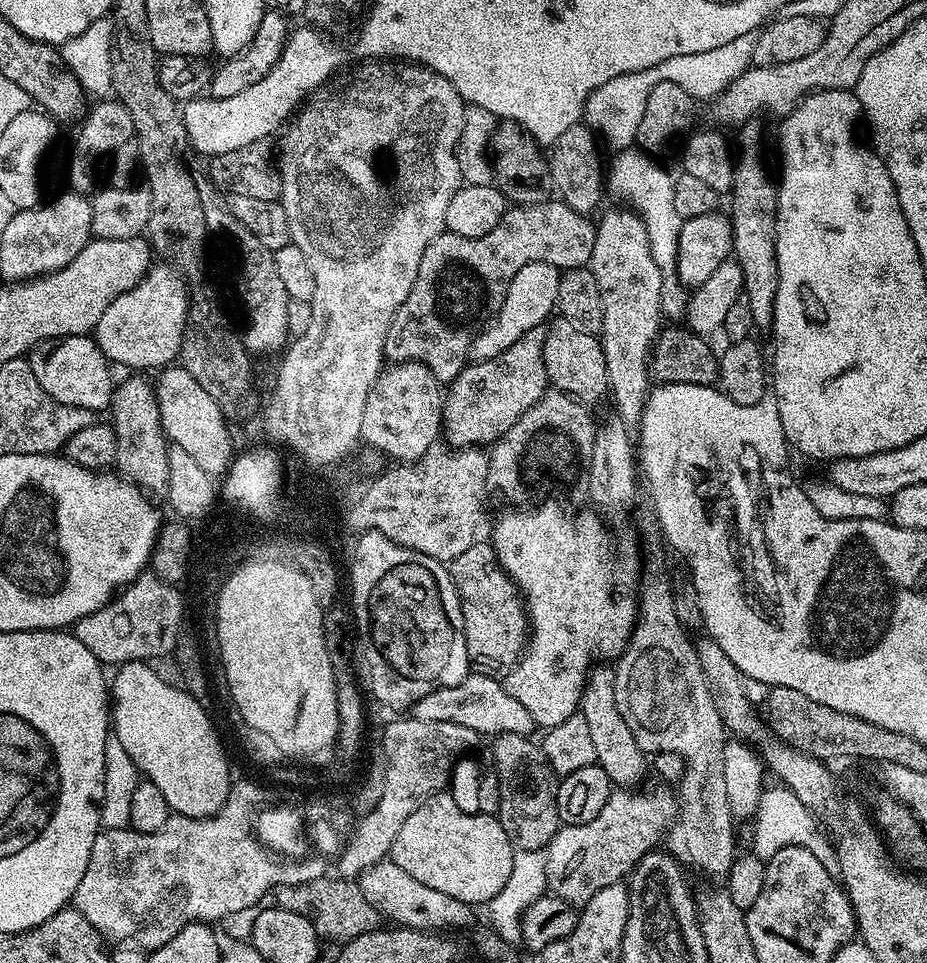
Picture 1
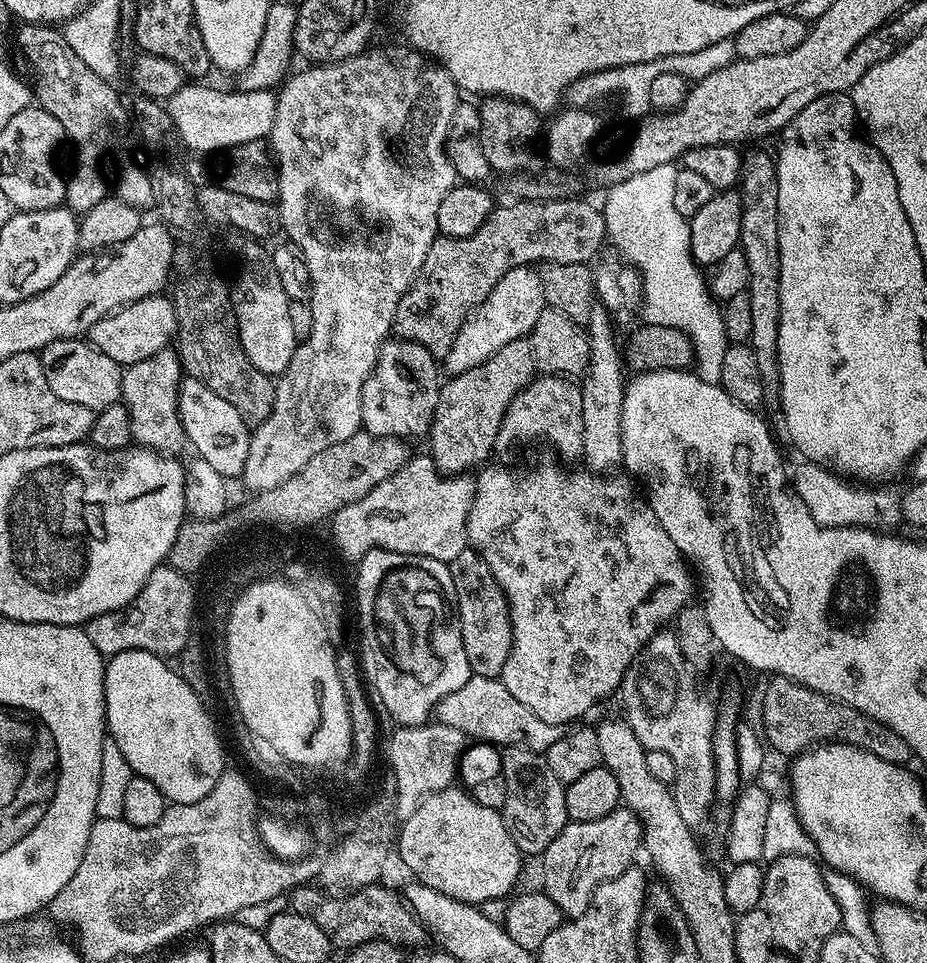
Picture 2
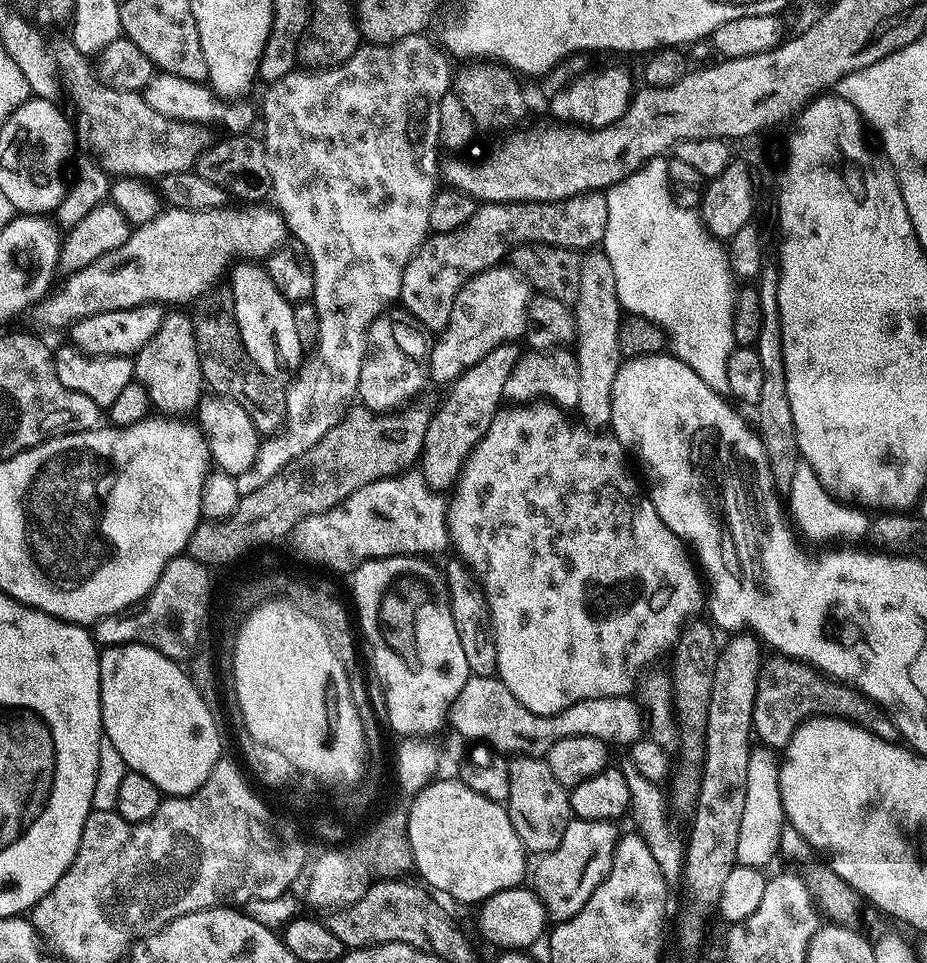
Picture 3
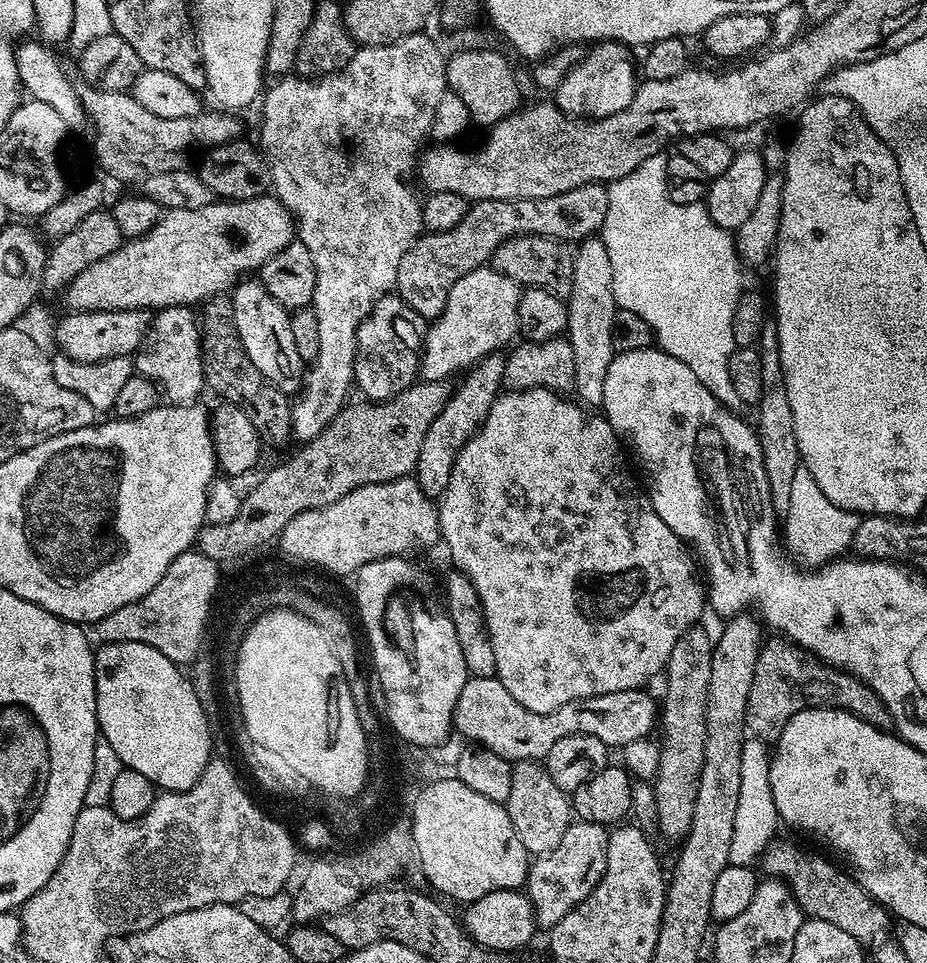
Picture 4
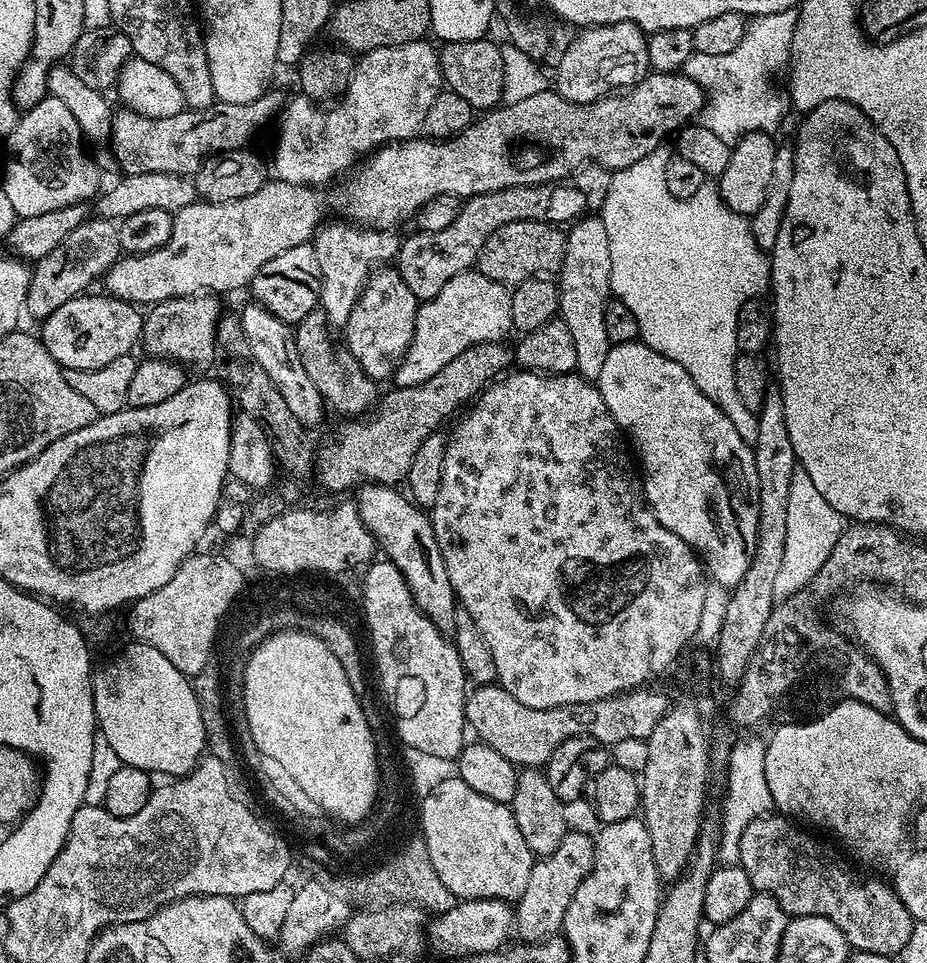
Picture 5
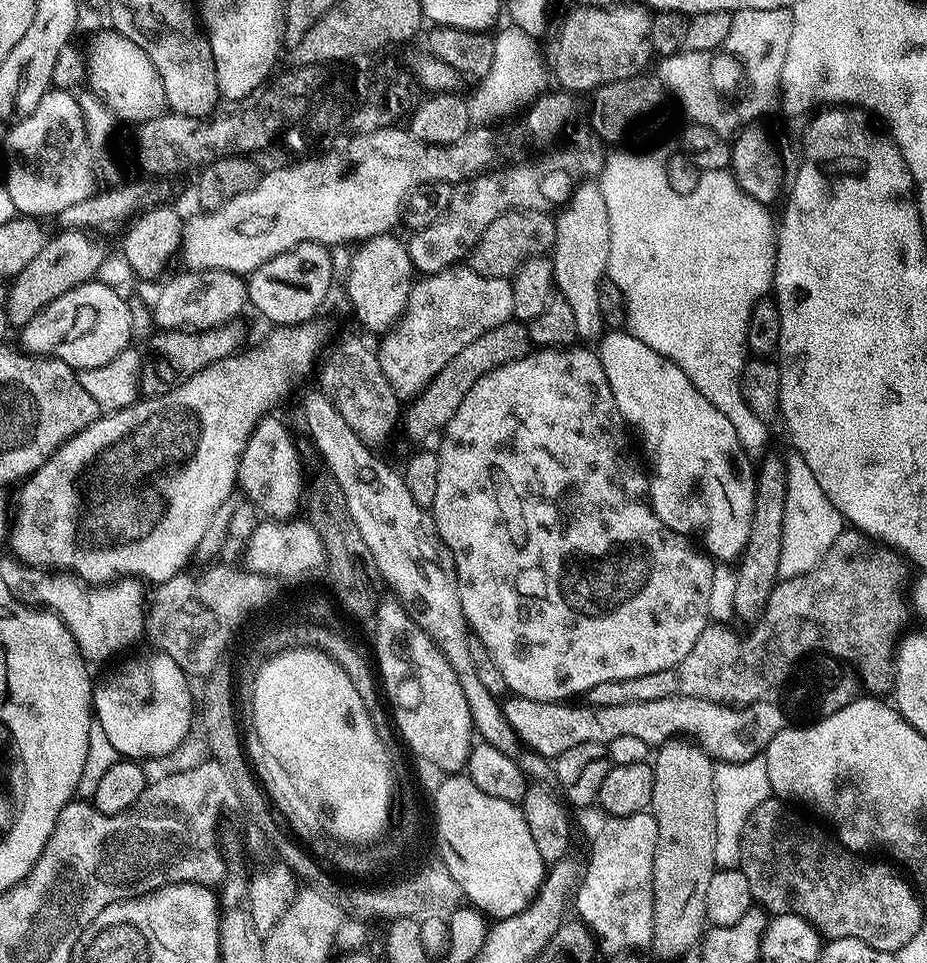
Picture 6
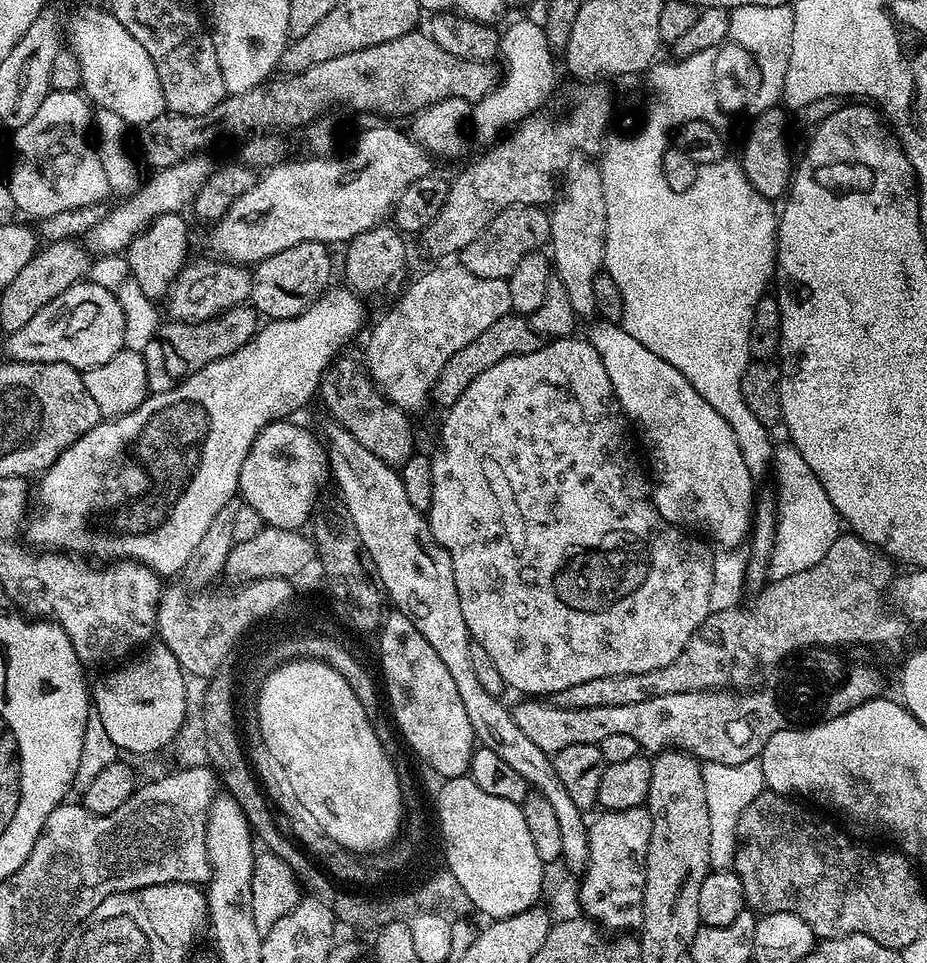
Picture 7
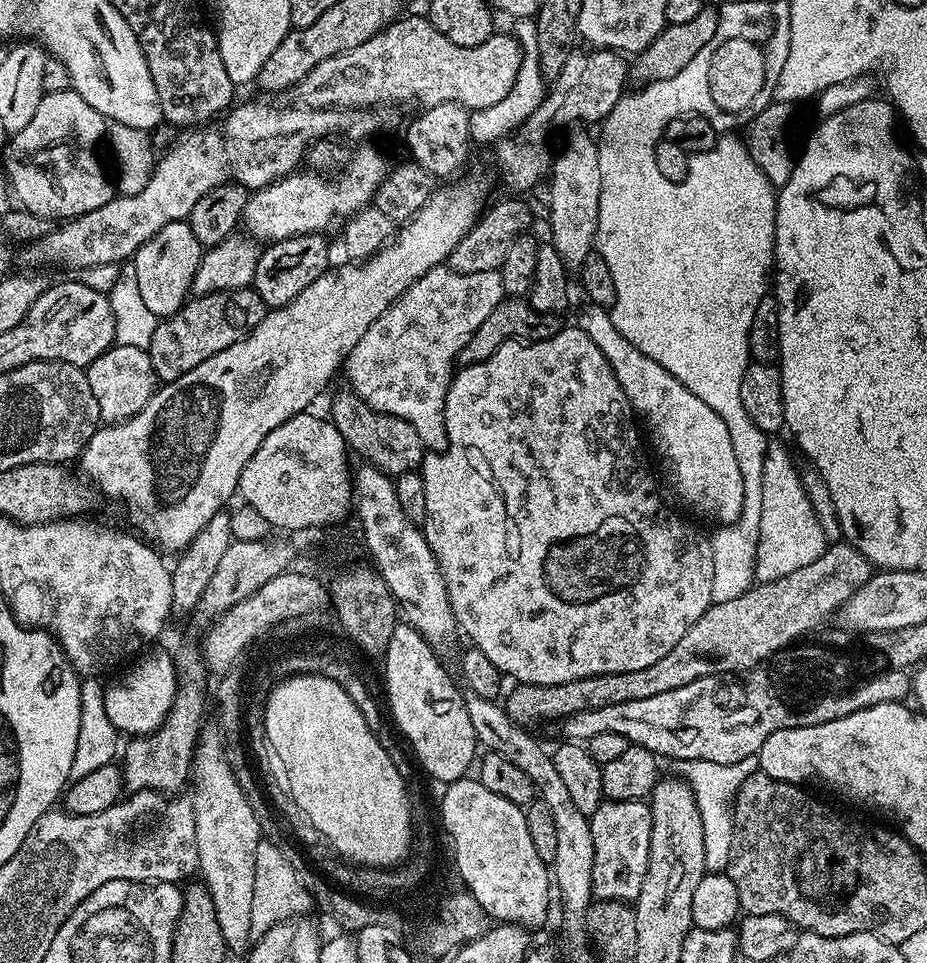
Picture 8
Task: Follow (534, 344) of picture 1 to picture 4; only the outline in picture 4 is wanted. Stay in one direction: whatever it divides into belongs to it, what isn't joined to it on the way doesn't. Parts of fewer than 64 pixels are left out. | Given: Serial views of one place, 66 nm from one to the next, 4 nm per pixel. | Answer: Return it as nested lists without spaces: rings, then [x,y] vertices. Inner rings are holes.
[[[493,354],[484,357],[463,377],[464,381],[455,387],[448,397],[446,406],[430,422],[430,430],[426,430],[426,438],[422,438],[422,450],[418,454],[414,478],[420,483],[420,489],[428,496],[440,498],[450,482],[451,471],[454,470],[455,460],[459,452],[475,433],[486,422],[491,406],[502,392],[504,384],[505,357]]]

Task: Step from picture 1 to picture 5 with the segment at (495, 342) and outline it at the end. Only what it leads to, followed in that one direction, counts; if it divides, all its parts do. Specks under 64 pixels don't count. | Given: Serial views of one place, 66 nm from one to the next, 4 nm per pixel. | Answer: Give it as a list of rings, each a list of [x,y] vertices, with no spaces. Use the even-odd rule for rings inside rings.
[[[469,270],[450,278],[438,290],[436,297],[423,301],[417,307],[412,341],[394,368],[395,387],[418,386],[426,382],[426,378],[434,378],[434,374],[438,374],[446,362],[454,362],[462,350],[475,344],[503,341],[504,335],[513,331],[511,305],[511,291],[480,272]]]

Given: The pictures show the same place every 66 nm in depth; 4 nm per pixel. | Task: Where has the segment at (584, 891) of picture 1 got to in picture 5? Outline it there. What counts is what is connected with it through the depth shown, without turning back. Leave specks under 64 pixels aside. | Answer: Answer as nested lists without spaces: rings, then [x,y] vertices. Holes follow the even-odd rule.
[[[569,830],[558,842],[558,850],[549,856],[541,856],[530,870],[530,882],[514,904],[514,928],[519,939],[526,944],[539,944],[561,931],[566,918],[566,906],[574,898],[578,886],[590,874],[594,866],[594,840],[584,832]]]

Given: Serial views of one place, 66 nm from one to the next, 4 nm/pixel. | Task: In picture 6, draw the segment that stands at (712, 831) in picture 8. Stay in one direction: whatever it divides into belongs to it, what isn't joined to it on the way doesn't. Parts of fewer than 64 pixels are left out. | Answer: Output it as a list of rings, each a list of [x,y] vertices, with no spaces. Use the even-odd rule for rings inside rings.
[[[762,754],[740,763],[720,762],[714,766],[715,786],[715,862],[719,869],[737,868],[740,860],[740,838],[749,814],[771,797],[769,775]]]

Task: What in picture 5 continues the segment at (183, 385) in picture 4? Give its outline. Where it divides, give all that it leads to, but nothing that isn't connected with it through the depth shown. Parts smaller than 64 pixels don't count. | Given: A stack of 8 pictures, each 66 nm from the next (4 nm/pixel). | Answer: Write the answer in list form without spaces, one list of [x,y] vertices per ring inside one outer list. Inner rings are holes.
[[[203,292],[153,305],[144,316],[141,347],[154,358],[171,359],[186,366],[190,364],[198,370],[208,369],[214,360],[214,350],[218,348],[216,329],[222,315],[218,300],[217,295]]]

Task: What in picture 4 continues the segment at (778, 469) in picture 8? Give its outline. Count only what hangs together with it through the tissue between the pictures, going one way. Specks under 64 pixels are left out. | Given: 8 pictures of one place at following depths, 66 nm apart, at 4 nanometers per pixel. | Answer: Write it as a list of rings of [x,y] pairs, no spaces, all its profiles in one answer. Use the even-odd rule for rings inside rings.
[[[803,464],[794,474],[790,506],[784,514],[784,519],[786,519],[786,542],[789,548],[787,551],[797,563],[808,568],[821,567],[843,555],[849,549],[861,521],[857,513],[844,511],[834,506],[822,494],[814,476]]]

